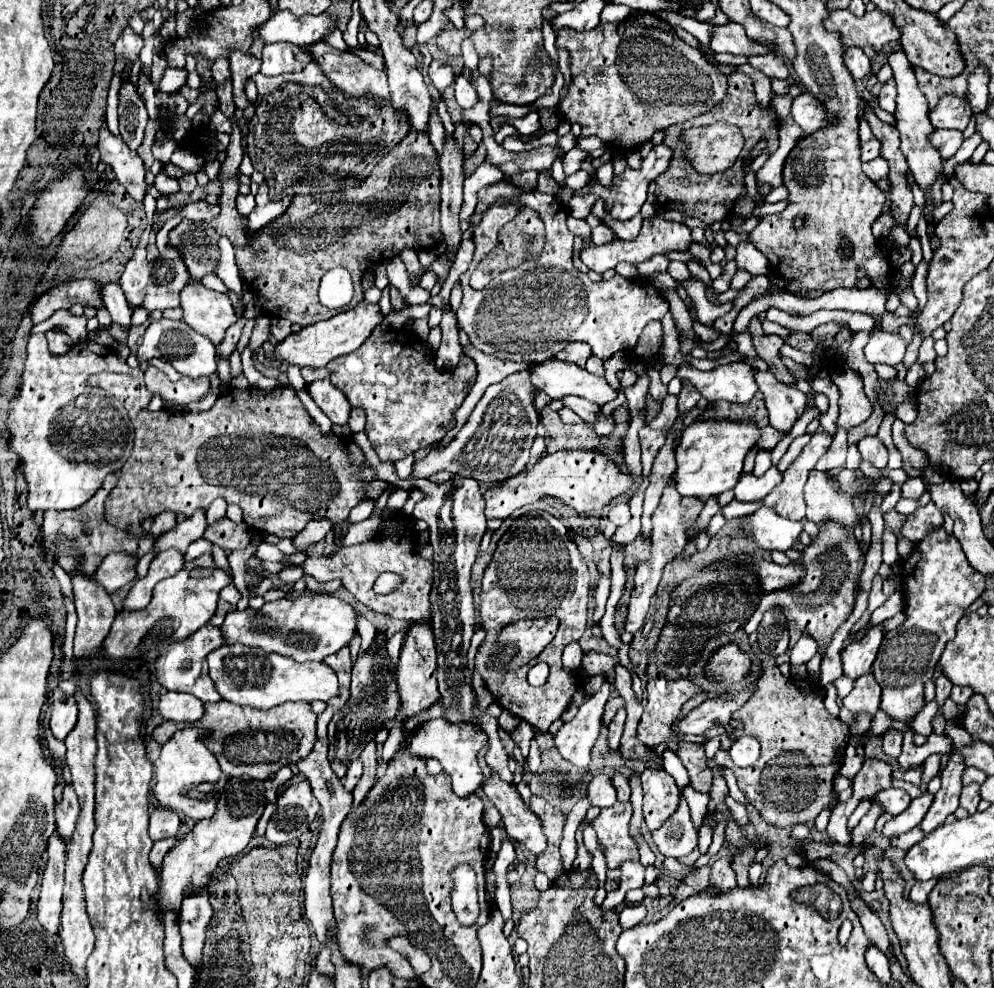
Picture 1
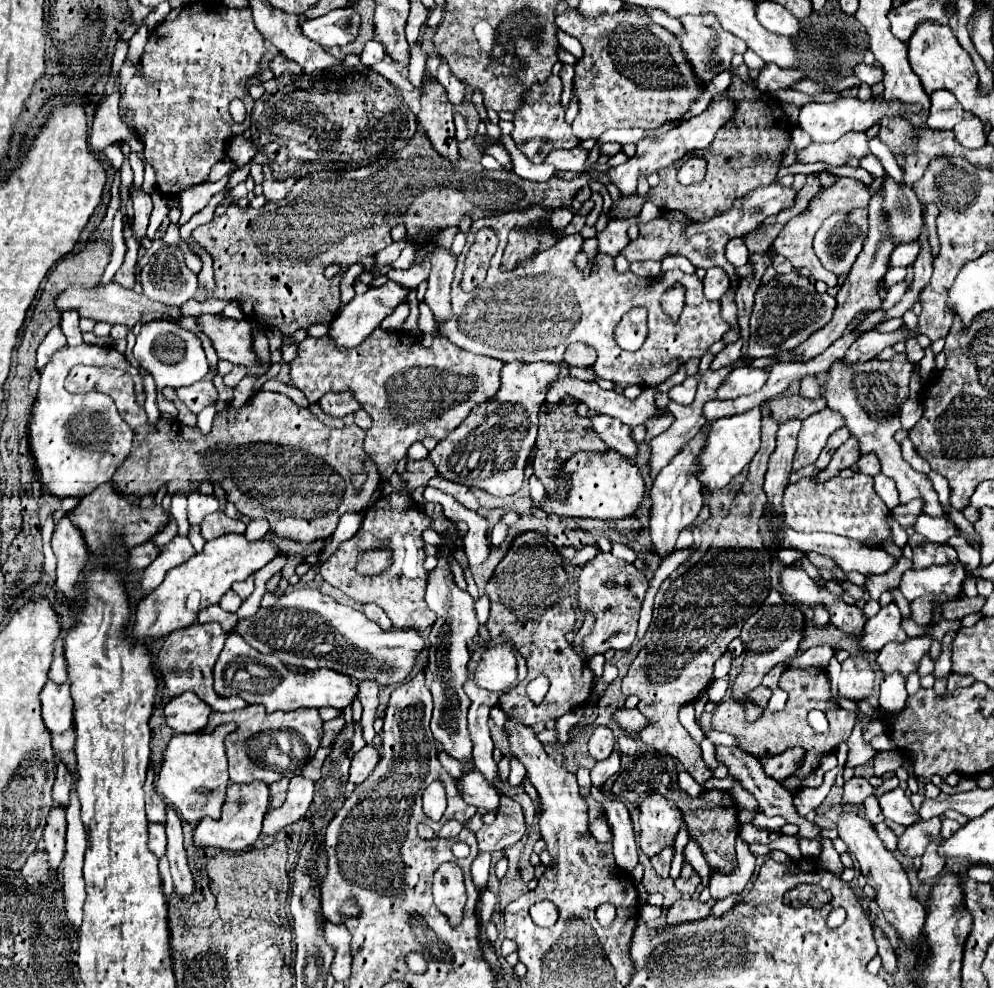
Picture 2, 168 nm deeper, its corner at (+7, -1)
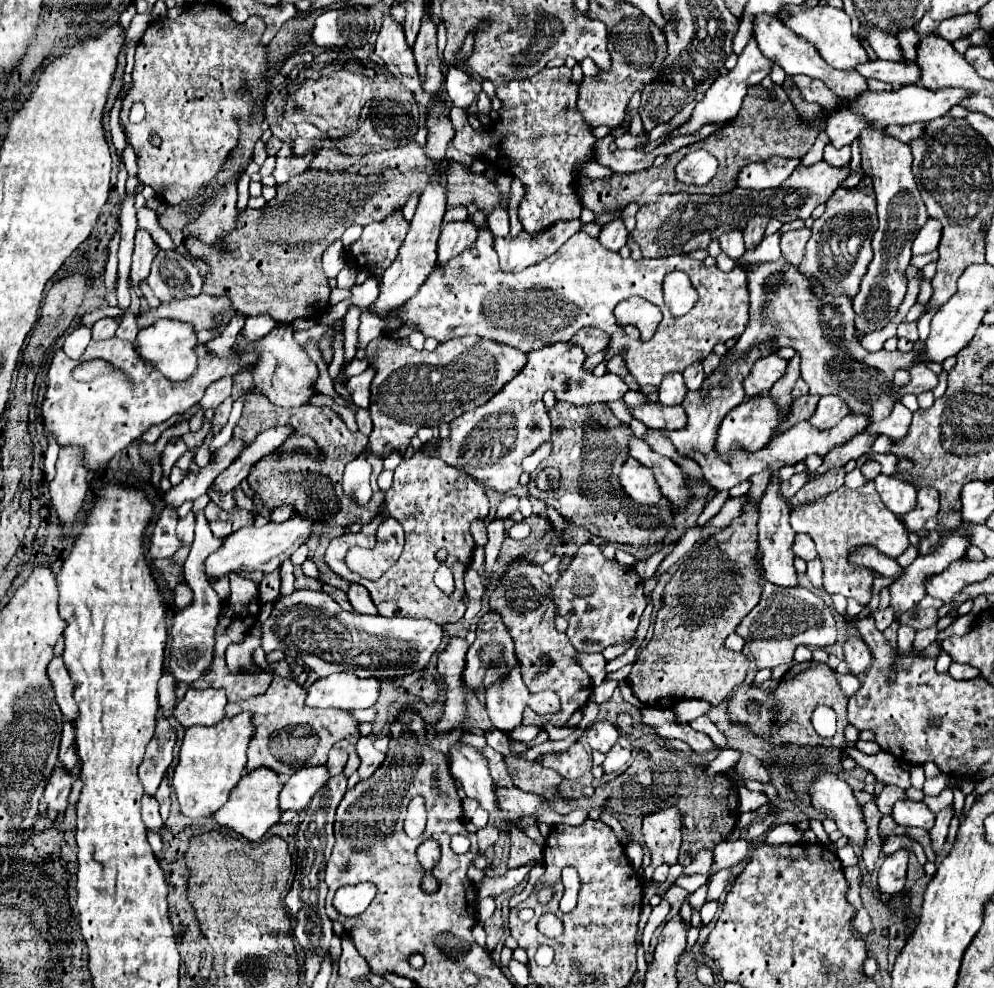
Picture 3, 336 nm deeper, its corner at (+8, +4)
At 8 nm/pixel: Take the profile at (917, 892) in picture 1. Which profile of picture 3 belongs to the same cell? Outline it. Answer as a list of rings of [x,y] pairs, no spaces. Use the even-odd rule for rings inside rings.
[[[949,808],[941,810],[937,814],[937,820],[935,820],[935,826],[929,830],[929,836],[931,836],[931,842],[933,842],[933,850],[935,854],[939,854],[943,850],[943,844],[945,844],[945,838],[947,838],[947,828],[949,828],[949,822],[953,818],[953,812]]]

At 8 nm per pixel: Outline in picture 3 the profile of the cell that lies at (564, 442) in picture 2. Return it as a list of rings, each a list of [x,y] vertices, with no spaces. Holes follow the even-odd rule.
[[[557,402],[555,408],[549,410],[549,418],[553,456],[559,456],[559,488],[539,490],[535,480],[529,480],[529,494],[555,508],[565,520],[571,520],[609,542],[635,546],[659,542],[671,526],[671,510],[639,506],[619,488],[617,476],[623,458],[627,458],[627,436],[633,434],[629,426],[621,424],[605,404],[573,406],[569,402]]]

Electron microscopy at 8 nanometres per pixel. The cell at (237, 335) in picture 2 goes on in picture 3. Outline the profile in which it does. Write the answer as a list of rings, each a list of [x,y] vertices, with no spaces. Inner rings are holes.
[[[289,324],[275,326],[267,336],[255,342],[249,342],[243,334],[237,334],[233,350],[237,354],[251,352],[257,356],[255,364],[251,364],[251,368],[247,370],[253,376],[255,388],[261,394],[265,394],[273,404],[283,406],[283,408],[293,408],[299,404],[307,404],[309,398],[313,396],[313,386],[319,376],[319,370],[317,370],[317,364],[305,354],[305,350],[299,344],[295,344],[293,328]]]

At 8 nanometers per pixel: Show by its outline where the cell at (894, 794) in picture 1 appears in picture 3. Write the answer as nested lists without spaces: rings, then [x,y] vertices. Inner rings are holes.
[[[897,800],[893,804],[893,820],[901,826],[921,826],[931,830],[935,824],[935,814],[923,802]]]

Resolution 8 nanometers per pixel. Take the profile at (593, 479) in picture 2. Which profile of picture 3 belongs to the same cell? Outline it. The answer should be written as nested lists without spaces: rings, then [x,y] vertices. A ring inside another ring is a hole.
[[[627,458],[623,462],[619,472],[619,484],[629,498],[633,498],[637,504],[643,506],[653,506],[661,498],[661,490],[655,484],[651,470],[633,458]]]

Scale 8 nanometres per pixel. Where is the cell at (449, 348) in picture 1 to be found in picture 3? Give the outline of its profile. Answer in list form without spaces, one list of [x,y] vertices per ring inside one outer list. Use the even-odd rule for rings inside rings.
[[[451,222],[441,230],[437,242],[437,266],[441,268],[453,256],[457,256],[465,246],[475,242],[475,226],[469,222]]]

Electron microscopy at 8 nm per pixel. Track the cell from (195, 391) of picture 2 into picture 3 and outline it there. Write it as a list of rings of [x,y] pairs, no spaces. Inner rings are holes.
[[[221,378],[207,386],[199,406],[203,410],[215,410],[227,396],[231,396],[231,378]]]

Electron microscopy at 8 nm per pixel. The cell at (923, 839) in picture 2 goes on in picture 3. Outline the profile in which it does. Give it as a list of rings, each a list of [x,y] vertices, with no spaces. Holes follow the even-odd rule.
[[[901,848],[895,854],[887,856],[879,868],[879,890],[885,894],[895,894],[903,890],[905,884],[905,872],[907,872],[907,860],[909,860],[909,850]]]

